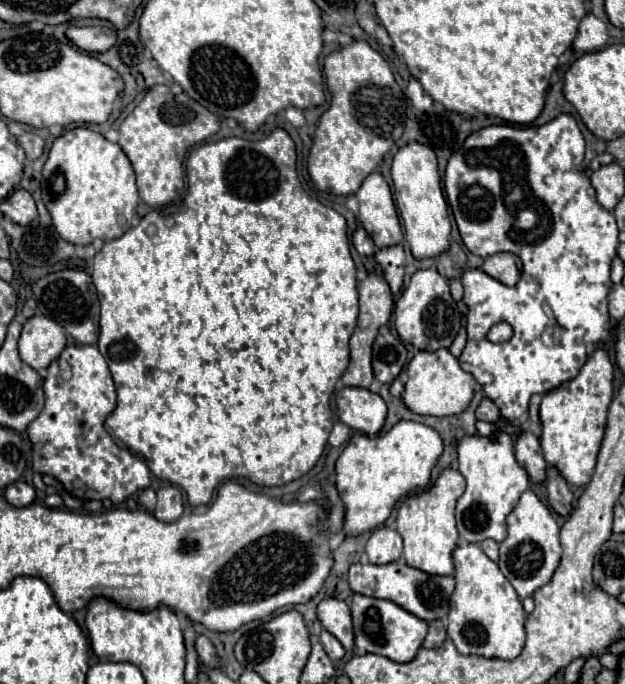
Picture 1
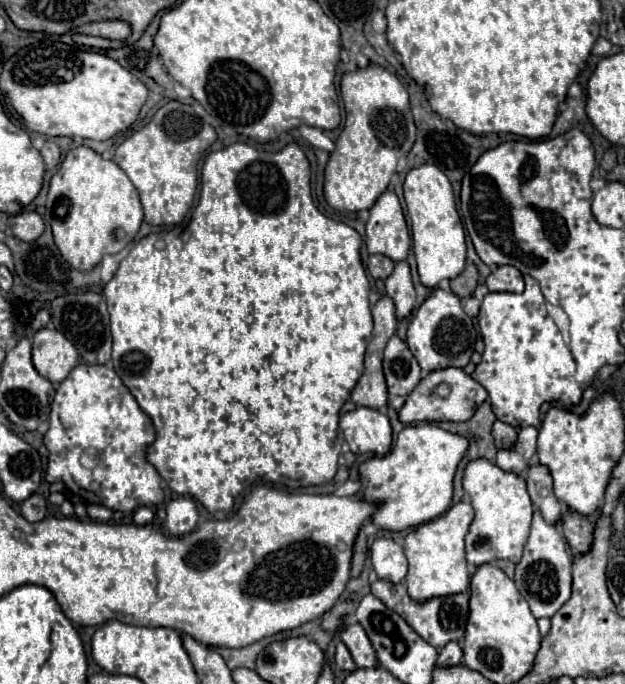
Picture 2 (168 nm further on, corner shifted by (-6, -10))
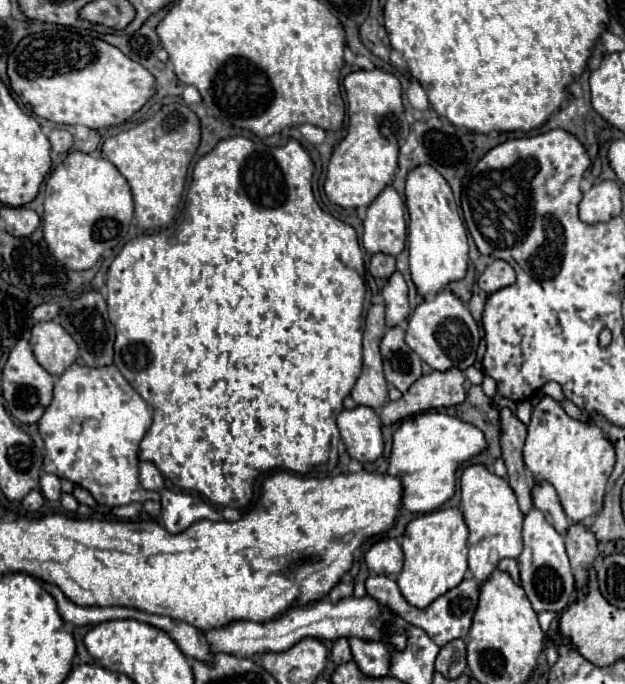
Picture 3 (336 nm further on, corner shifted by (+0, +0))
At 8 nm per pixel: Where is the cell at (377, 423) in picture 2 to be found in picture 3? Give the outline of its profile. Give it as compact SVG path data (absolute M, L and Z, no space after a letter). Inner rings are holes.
M358 406L354 410L342 410L338 428L346 450L354 460L366 464L382 456L382 422L372 408Z

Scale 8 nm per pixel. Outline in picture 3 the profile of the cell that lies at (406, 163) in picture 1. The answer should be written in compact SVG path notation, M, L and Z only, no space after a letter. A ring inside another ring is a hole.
M418 166L406 180L406 206L410 214L408 224L408 252L412 282L422 298L434 296L450 282L462 280L468 270L468 238L454 202L452 188L432 168Z

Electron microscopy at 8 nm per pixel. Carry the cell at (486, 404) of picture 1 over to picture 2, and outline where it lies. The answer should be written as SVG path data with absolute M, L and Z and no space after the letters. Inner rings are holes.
M496 420L496 424L492 426L492 436L496 440L496 448L506 448L516 440L516 430L510 424Z

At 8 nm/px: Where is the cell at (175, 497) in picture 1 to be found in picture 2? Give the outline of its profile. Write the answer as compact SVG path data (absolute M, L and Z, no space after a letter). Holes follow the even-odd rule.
M174 498L166 504L166 530L172 536L180 536L190 532L196 526L198 510L194 500L190 498Z

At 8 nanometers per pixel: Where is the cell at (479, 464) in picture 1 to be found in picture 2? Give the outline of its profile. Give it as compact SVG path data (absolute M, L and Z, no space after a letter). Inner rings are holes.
M470 460L466 470L464 470L464 490L466 494L470 496L470 502L474 506L474 520L468 528L468 534L466 534L466 558L468 558L468 564L470 566L480 566L480 564L486 564L486 562L494 562L494 560L512 560L512 562L518 562L522 558L522 550L524 550L524 544L526 544L526 538L528 538L528 530L530 530L530 520L532 520L532 502L530 502L530 496L526 492L526 482L522 476L514 474L514 472L506 472L502 470L500 466L496 466L494 462L490 460Z

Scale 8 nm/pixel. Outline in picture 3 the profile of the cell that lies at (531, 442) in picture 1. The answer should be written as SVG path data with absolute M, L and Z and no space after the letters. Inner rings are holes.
M548 482L536 484L532 488L532 500L534 500L534 508L538 508L546 520L560 532L566 534L570 528L570 520L566 518L560 502L558 502L558 494L554 494L554 488Z

